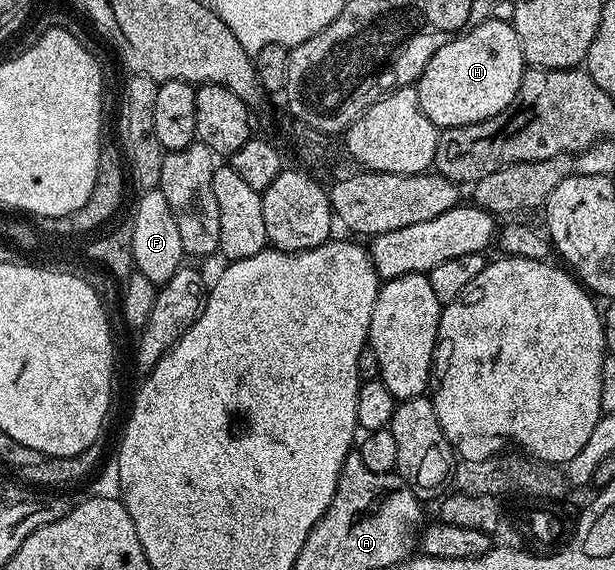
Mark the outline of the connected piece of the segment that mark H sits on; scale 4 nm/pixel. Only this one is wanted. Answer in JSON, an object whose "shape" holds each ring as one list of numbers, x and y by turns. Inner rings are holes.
{"shape":[[488,18,441,46,417,81,419,105,436,129,469,126,501,114,521,86,525,61,514,23]]}

